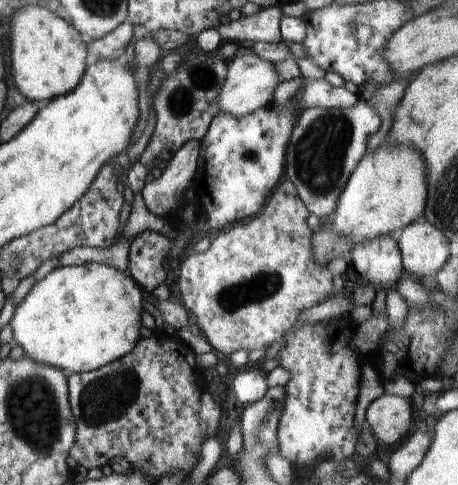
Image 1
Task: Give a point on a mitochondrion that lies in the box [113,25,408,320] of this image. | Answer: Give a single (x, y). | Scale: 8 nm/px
(320, 152)

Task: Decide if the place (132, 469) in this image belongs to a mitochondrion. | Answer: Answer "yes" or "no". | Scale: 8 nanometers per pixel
no

